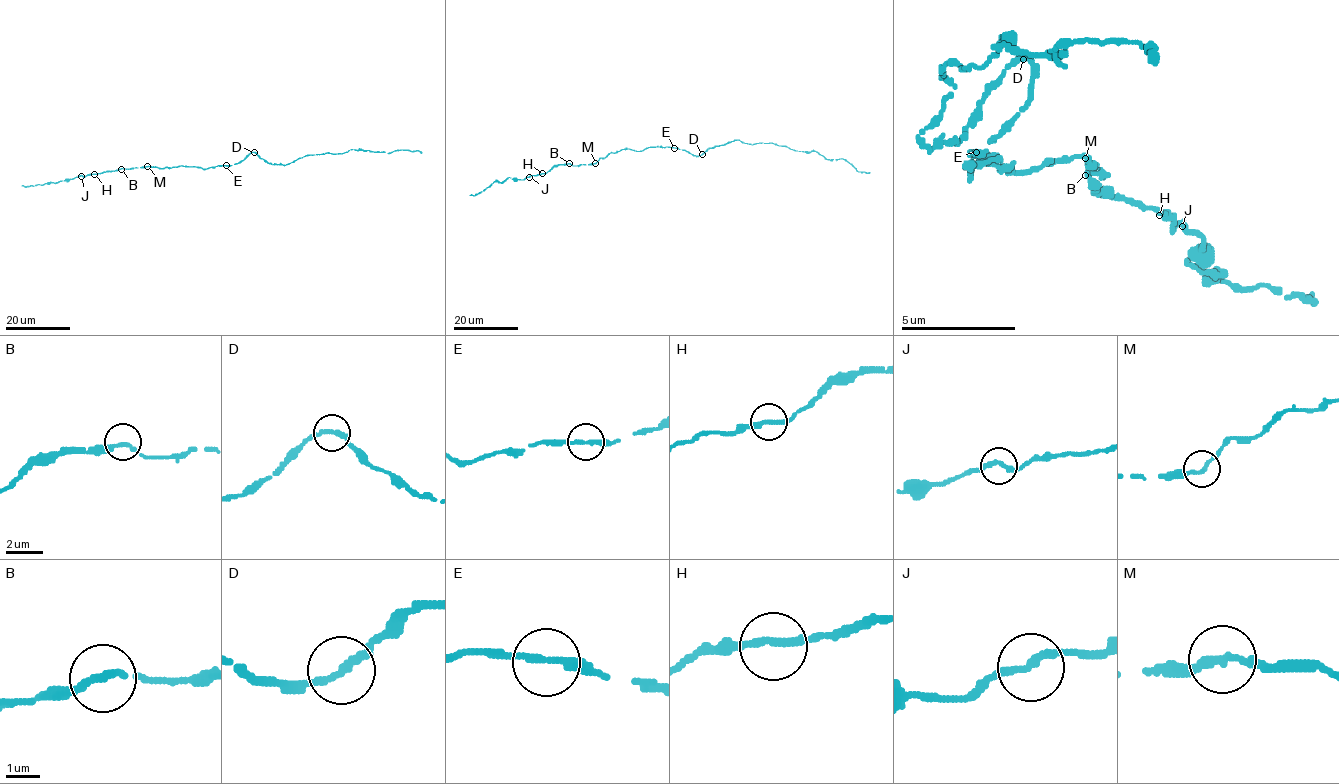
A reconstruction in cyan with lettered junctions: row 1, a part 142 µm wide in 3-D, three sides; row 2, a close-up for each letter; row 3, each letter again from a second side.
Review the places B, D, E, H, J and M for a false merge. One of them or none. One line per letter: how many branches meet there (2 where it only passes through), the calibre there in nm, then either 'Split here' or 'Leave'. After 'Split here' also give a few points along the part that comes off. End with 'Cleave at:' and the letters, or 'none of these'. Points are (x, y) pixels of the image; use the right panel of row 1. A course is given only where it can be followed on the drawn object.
B: Branches: 2. Thickness 240 nm. Leave
D: Branches: 2. Thickness 260 nm. Leave
E: Branches: 2. Thickness 200 nm. Leave
H: Branches: 2. Thickness 240 nm. Leave
J: Branches: 2. Thickness 240 nm. Leave
M: Branches: 2. Thickness 240 nm. Leave
Cleave at: none of these

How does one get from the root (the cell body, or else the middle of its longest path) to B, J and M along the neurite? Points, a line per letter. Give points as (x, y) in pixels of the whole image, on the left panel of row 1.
B: (226, 165), (206, 169), (181, 165), (121, 169)
J: (226, 165), (206, 169), (147, 166), (81, 176)
M: (226, 165), (206, 169), (147, 166)

